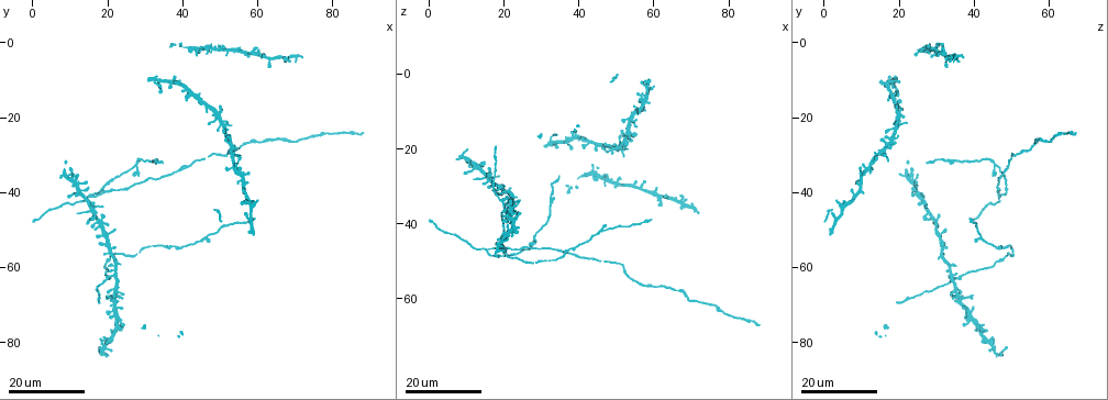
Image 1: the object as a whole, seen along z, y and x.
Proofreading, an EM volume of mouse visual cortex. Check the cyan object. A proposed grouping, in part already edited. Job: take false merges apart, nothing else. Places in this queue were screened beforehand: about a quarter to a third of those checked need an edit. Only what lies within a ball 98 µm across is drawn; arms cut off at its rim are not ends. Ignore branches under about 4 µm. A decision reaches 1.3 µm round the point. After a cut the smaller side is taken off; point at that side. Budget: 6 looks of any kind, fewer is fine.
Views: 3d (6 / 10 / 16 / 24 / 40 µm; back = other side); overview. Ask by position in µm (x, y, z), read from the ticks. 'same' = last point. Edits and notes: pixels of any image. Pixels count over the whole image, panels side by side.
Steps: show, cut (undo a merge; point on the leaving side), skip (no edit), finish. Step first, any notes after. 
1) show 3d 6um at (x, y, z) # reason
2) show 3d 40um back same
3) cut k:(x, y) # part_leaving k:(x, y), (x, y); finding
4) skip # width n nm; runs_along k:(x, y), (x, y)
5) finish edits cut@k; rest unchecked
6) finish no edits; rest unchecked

show 3d 24um at (32.5, 31.5, 29.0) # calibre changes

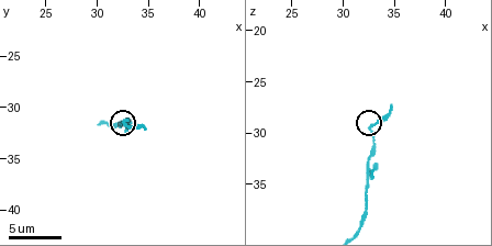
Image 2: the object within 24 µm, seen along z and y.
show 3d 6um at (32.6, 31.4, 29.4)

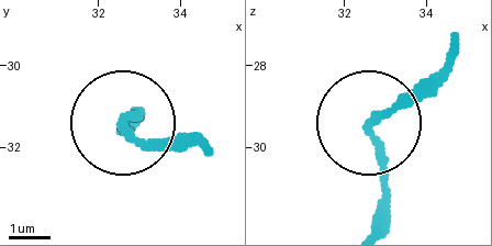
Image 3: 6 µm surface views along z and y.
skip # continuous, no second cell

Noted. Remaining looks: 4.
show 3d 24um at (19.0, 63.0, 34.5) # small branch off a trunk

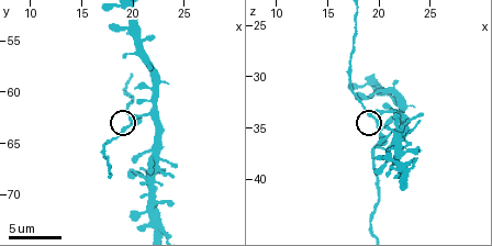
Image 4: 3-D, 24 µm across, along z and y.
show 3d 6um at (19.4, 63.2, 34.2)

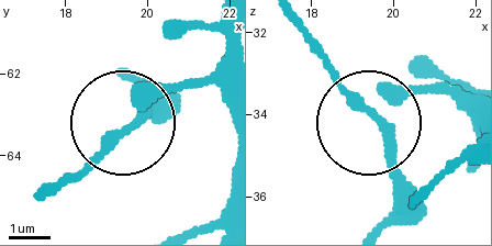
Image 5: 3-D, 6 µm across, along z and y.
skip # arms 3; runs_along 5:(226, 51), (198, 78), (156, 92), (65, 183); one cell here

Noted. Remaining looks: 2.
show 3d 24um at (46.0, 51.5, 41.5) # side arm on a straight run

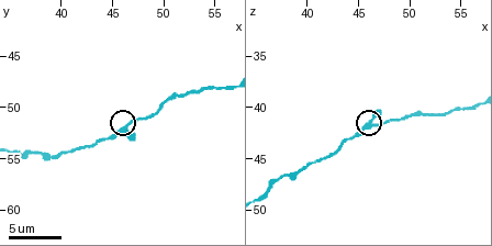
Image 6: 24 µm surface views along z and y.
show 3d 10um at (46.4, 51.8, 42.0) # closer look

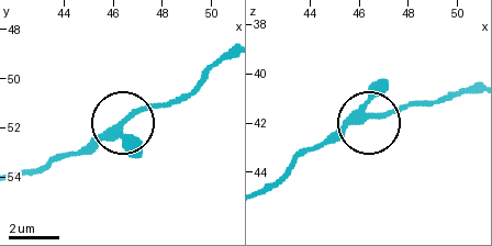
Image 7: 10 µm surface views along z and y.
skip # width 230 nm; runs_along 7:(266, 189), (304, 154), (355, 124), (434, 103); all the same cell

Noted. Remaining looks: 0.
finish no edits; rest unchecked

